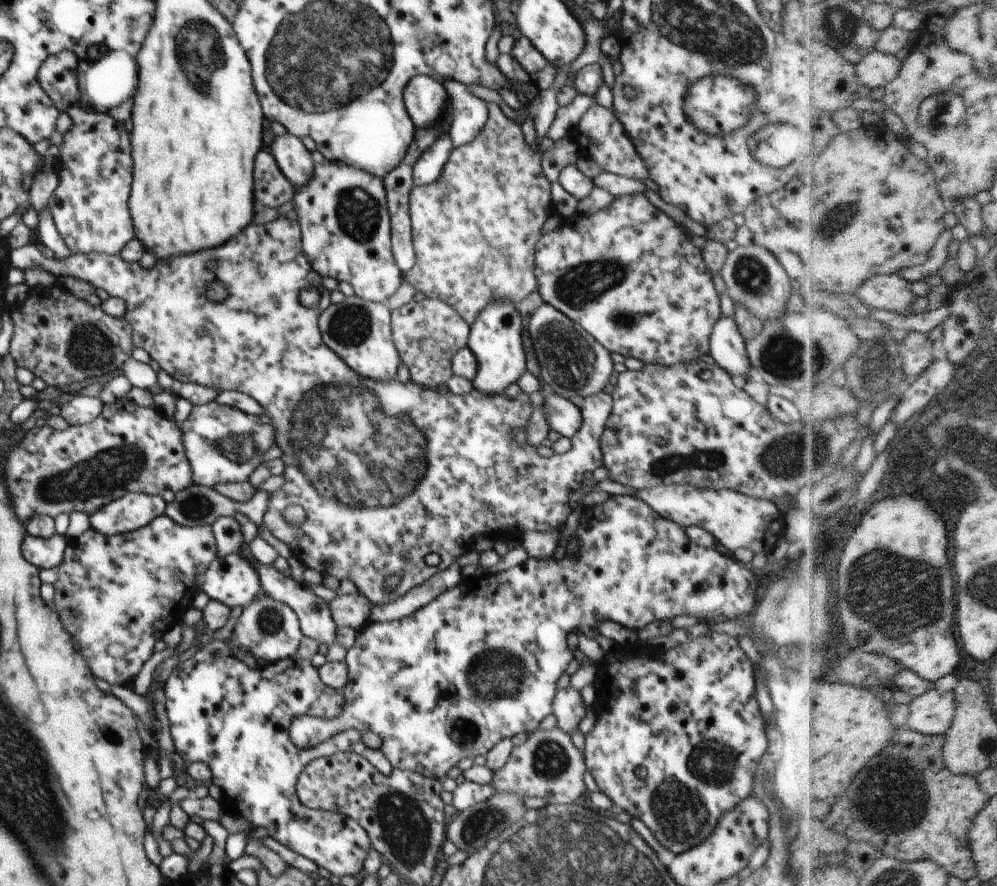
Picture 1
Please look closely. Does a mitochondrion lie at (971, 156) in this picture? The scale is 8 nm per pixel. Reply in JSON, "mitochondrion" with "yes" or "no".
{"mitochondrion":"no"}

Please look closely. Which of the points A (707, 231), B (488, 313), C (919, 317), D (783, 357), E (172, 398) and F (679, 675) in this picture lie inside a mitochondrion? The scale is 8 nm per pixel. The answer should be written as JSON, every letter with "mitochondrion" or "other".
{"A":"other","B":"other","C":"other","D":"mitochondrion","E":"other","F":"other"}

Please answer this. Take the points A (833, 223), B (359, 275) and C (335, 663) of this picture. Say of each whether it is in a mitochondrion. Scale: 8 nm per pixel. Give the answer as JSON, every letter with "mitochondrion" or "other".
{"A":"mitochondrion","B":"other","C":"other"}

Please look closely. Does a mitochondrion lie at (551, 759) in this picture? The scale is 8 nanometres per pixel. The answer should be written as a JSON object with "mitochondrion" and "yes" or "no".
{"mitochondrion":"yes"}

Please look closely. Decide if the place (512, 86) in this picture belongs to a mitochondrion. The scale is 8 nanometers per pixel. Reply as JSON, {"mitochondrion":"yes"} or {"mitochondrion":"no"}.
{"mitochondrion":"no"}

